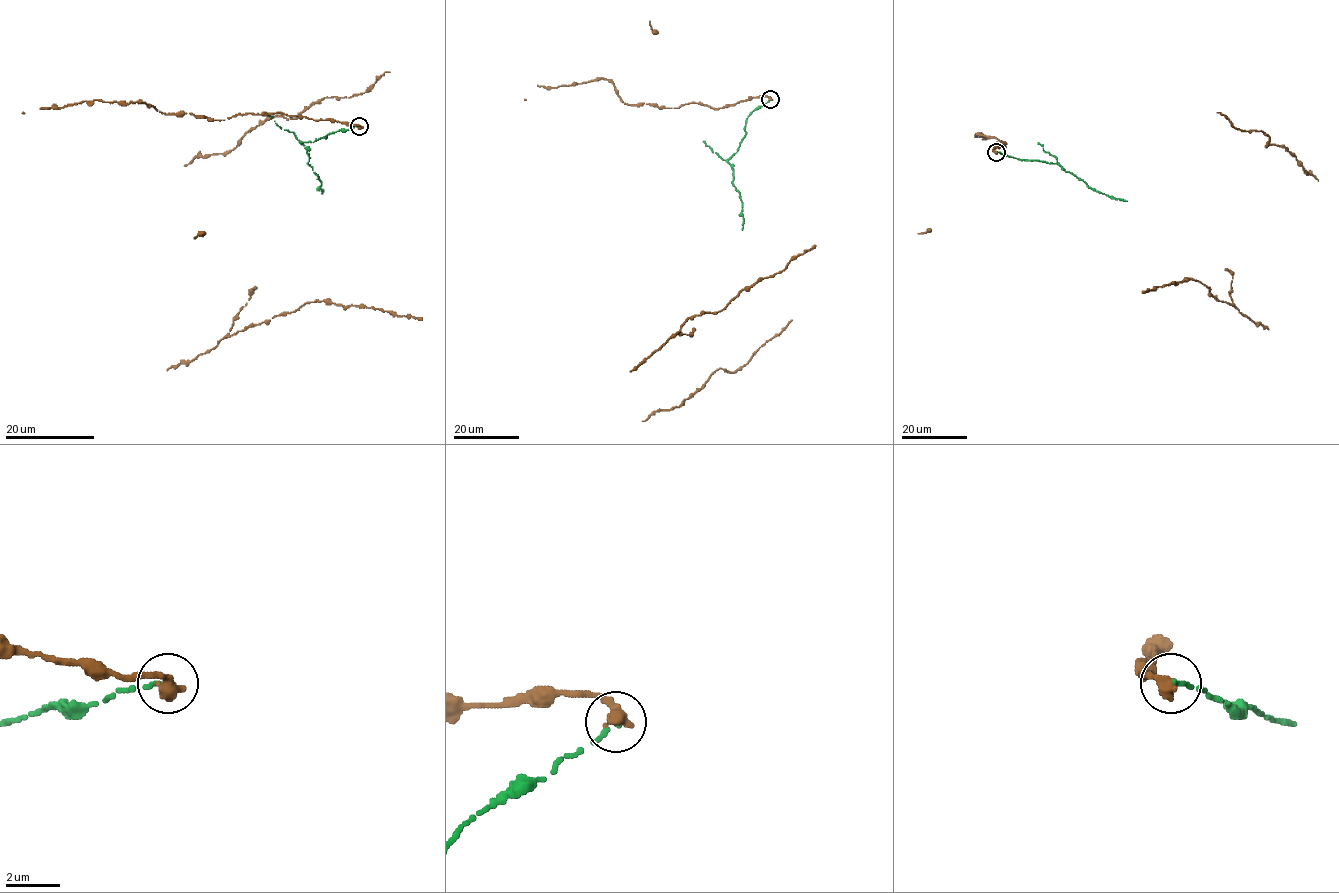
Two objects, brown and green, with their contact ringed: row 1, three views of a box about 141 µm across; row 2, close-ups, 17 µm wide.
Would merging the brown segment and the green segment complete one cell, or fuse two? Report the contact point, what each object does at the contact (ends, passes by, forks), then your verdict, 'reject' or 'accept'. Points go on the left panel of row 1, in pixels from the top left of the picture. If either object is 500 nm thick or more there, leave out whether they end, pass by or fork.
(359, 126) | reject

